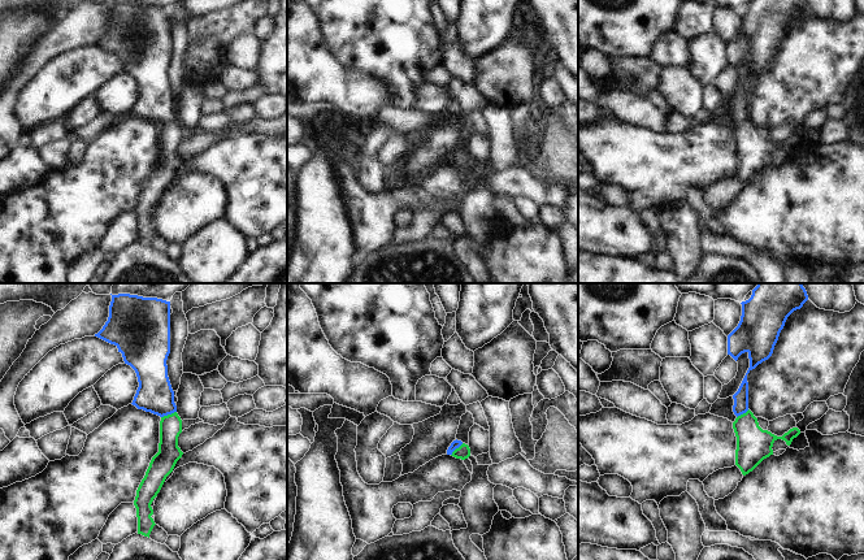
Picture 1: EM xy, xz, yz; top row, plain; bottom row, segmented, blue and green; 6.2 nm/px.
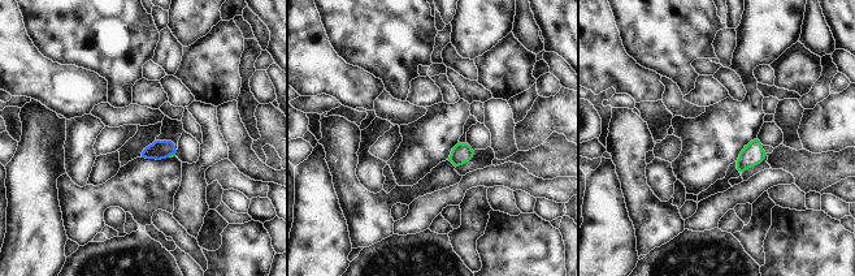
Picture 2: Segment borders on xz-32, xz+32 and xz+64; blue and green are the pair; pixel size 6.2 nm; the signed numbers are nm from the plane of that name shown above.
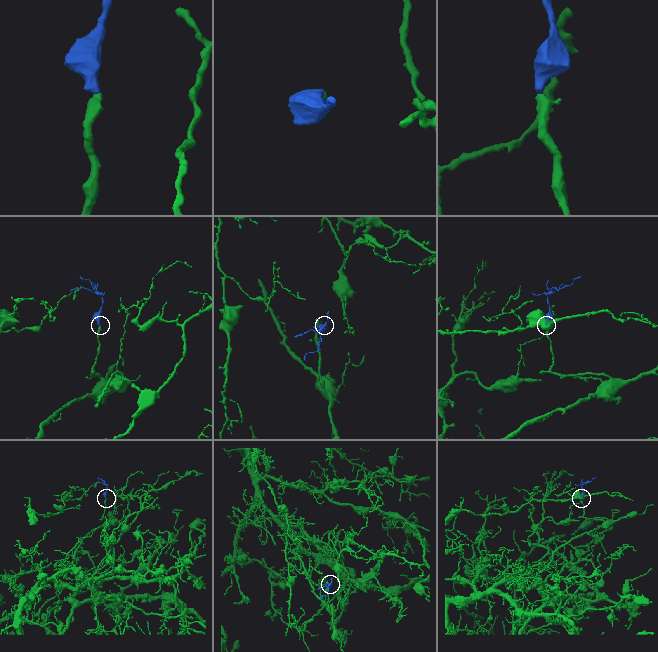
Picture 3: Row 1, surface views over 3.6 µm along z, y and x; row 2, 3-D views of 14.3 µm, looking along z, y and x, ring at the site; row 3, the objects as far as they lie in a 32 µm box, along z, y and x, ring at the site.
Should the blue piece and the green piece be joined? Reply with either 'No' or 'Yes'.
Yes.

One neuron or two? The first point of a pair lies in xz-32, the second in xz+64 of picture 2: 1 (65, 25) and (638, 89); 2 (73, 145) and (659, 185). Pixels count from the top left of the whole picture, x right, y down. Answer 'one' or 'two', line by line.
1: two
2: one

